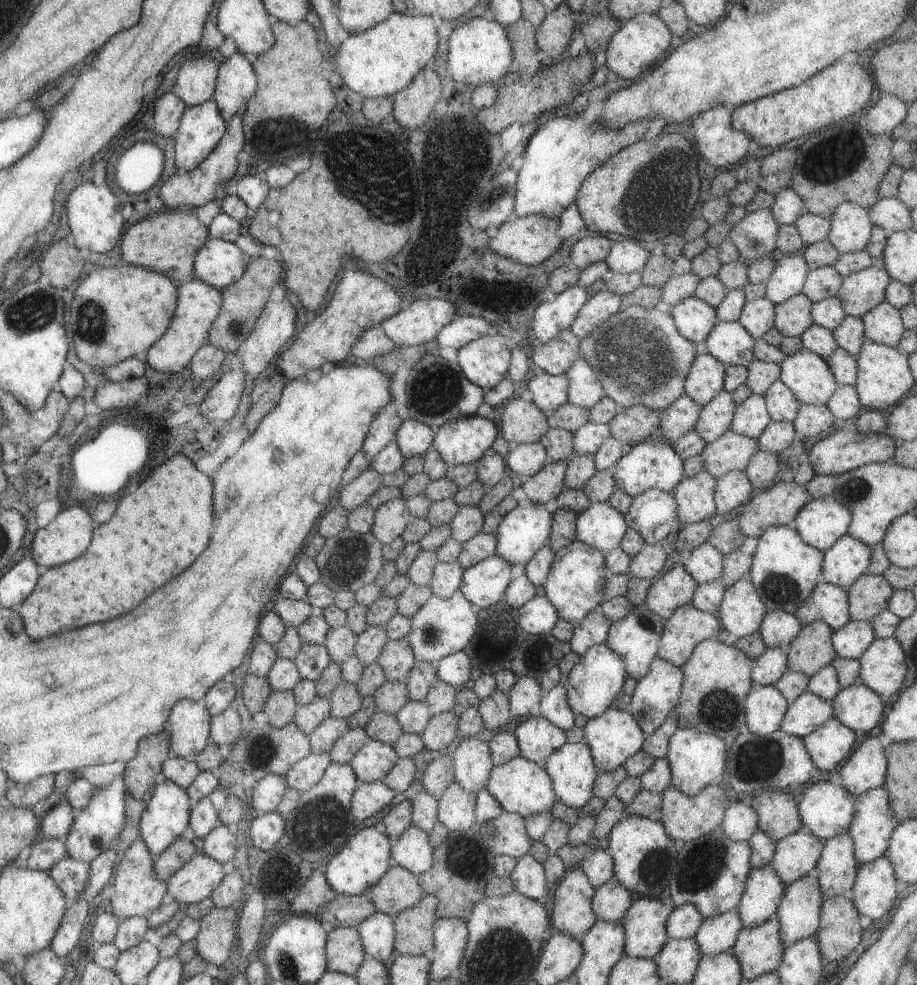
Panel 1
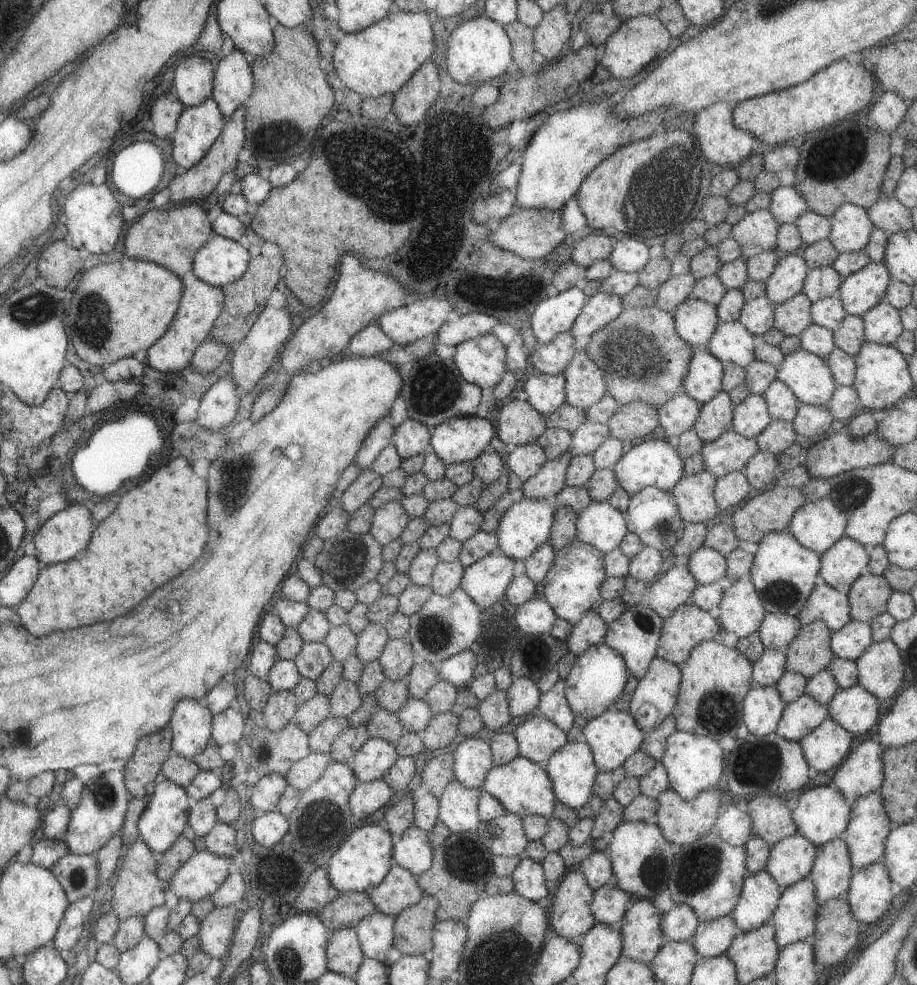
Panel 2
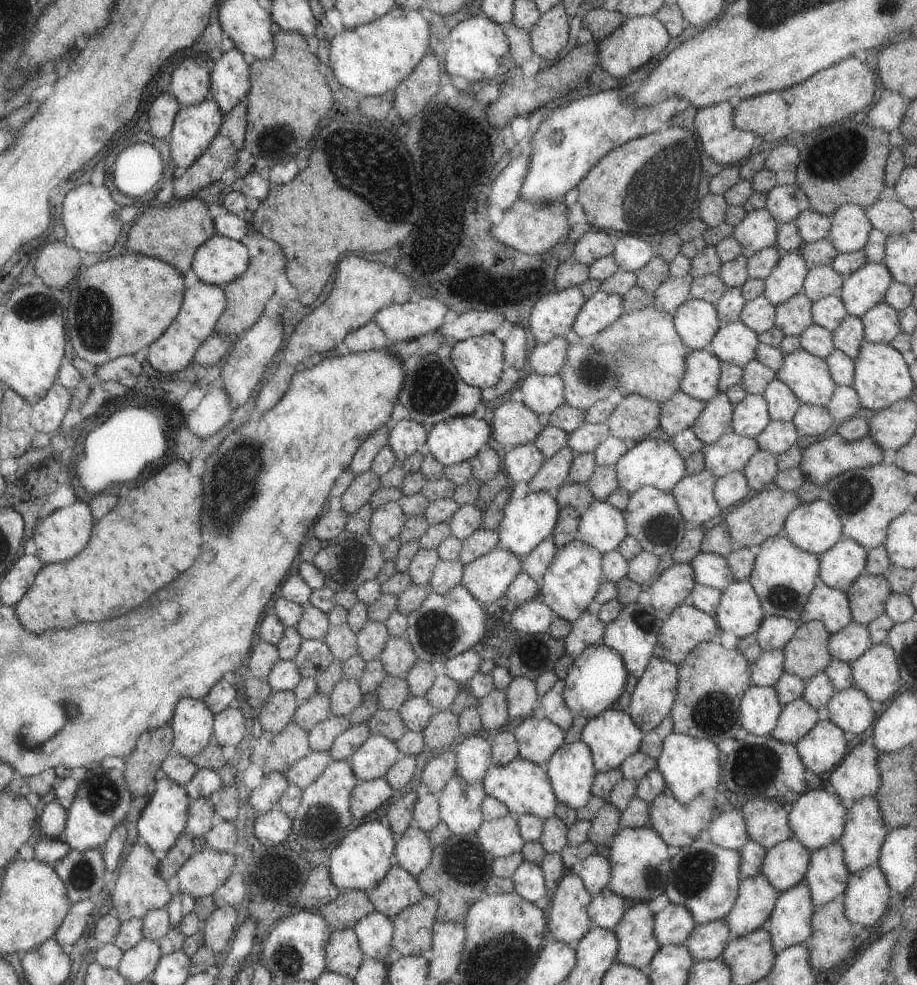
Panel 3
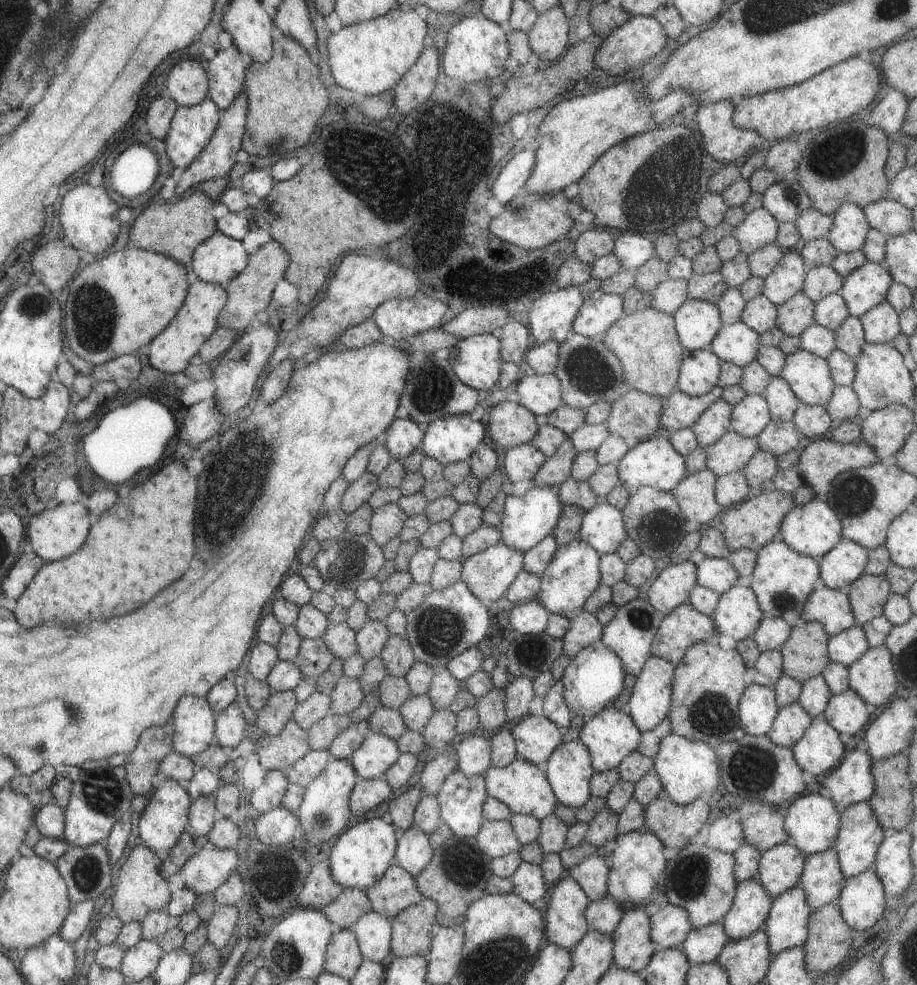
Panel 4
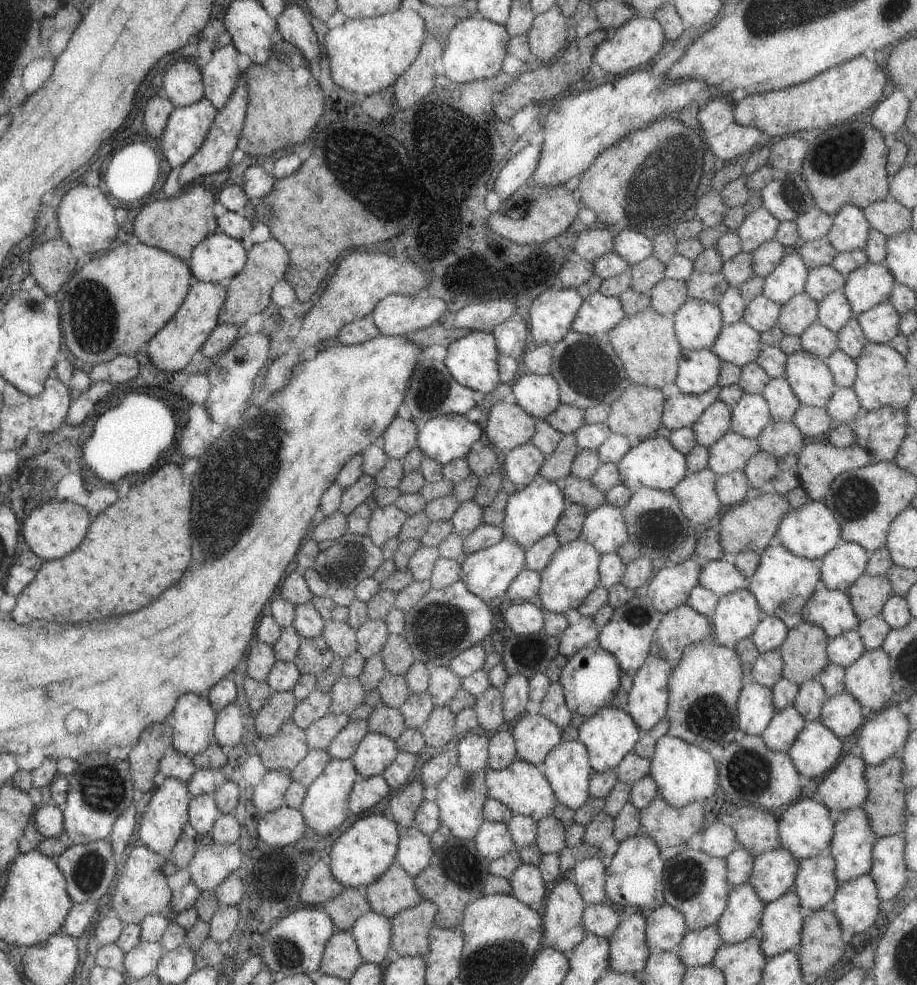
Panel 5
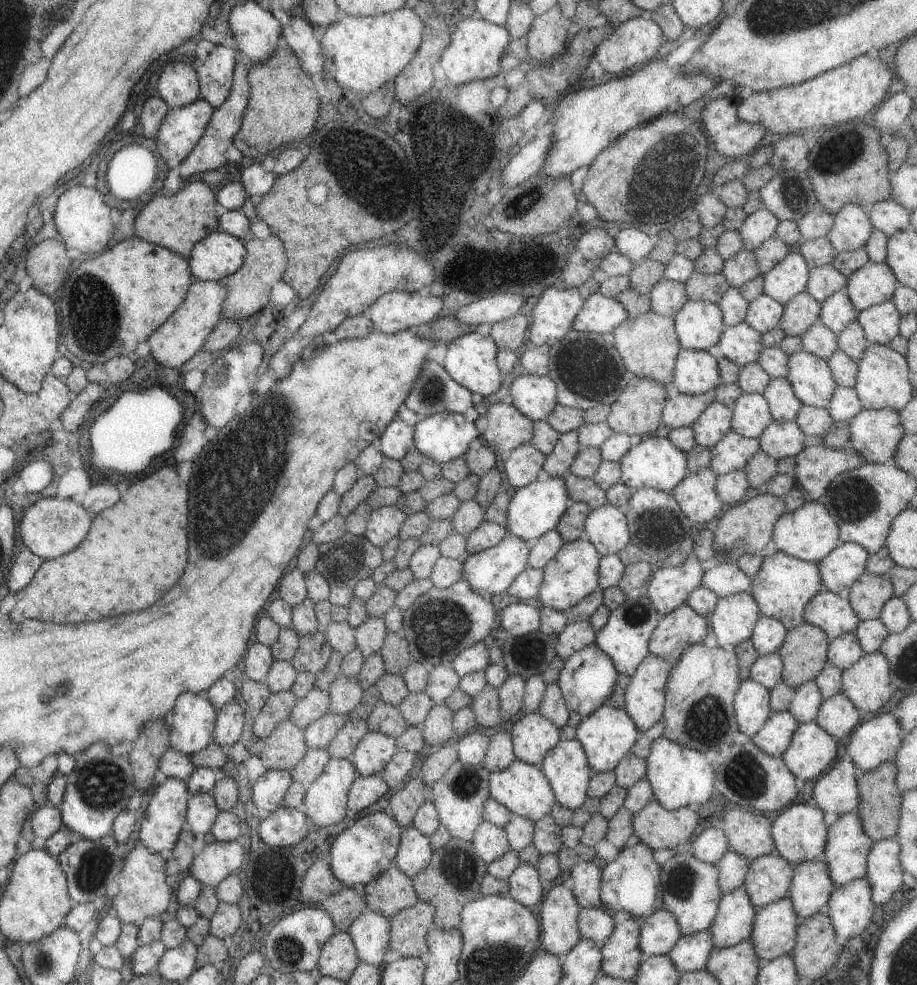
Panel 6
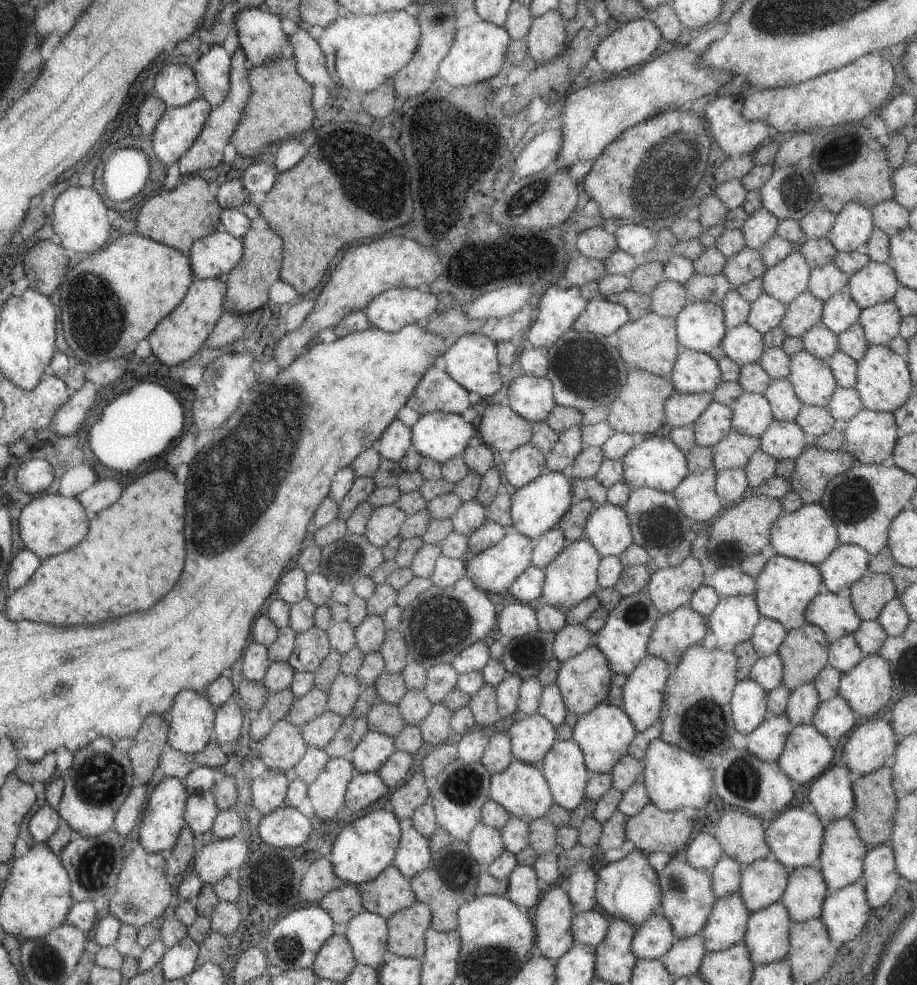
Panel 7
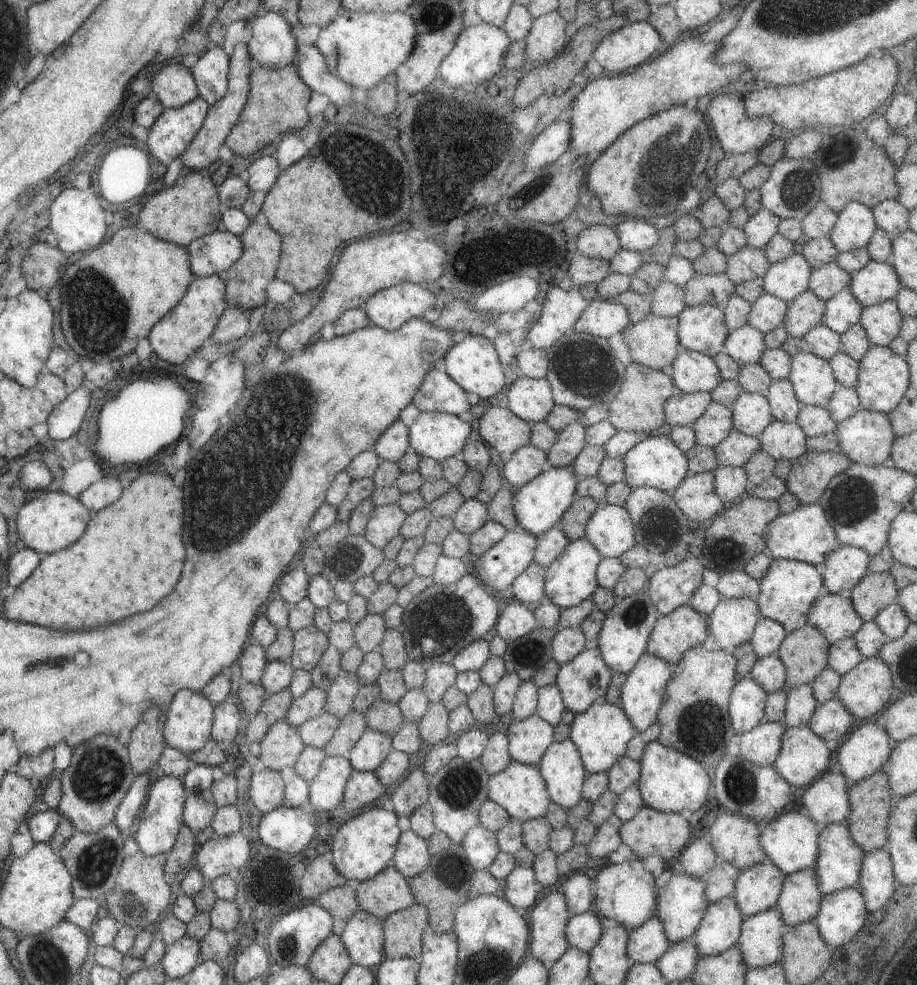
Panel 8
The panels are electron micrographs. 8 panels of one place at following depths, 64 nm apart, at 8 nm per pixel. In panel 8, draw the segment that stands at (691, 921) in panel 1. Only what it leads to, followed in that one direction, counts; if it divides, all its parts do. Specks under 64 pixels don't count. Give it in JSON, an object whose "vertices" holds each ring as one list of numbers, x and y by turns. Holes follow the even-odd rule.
{"vertices":[[653,915,628,932,626,953,632,963,654,963,669,945,663,923]]}

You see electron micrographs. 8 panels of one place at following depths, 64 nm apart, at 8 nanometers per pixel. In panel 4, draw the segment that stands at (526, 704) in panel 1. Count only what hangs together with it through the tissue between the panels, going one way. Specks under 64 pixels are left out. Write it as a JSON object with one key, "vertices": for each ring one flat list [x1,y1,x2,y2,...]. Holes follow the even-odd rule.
{"vertices":[[523,676,512,677,503,689,504,714,509,724,529,714,528,706,532,698,531,681]]}

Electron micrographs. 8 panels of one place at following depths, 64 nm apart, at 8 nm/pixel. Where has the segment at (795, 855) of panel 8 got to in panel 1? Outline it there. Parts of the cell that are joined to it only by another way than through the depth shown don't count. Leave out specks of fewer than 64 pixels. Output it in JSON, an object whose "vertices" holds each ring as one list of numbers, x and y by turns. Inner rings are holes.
{"vertices":[[818,781,802,792,797,805,801,830,809,831,821,840,841,834,847,830,855,812,854,796,843,787,829,781]]}

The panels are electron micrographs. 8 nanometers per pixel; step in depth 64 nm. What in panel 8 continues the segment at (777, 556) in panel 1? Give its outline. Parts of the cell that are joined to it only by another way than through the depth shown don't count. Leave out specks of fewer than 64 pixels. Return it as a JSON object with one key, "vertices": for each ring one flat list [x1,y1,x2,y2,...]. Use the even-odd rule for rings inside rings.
{"vertices":[[772,559,766,573,758,580,758,593,755,601,760,618,778,622,787,634,805,625,809,605,823,592,821,577,820,568,816,565,797,560]]}

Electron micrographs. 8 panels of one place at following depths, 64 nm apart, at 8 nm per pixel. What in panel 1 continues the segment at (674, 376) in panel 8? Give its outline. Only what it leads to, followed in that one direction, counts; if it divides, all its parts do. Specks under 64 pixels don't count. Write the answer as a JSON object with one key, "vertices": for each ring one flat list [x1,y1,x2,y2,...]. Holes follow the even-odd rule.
{"vertices":[[700,350,684,380,684,394,700,407,722,391,726,365]]}

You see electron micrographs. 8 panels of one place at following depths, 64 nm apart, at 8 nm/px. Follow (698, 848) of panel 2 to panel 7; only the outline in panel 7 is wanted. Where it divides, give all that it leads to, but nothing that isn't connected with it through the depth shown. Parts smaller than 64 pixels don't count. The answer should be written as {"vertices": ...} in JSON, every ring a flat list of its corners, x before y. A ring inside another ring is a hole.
{"vertices":[[678,853,665,863,657,876,661,898,654,912,661,913,670,922,672,933,677,940,699,933,717,900,706,869,697,870,689,866,683,856]]}

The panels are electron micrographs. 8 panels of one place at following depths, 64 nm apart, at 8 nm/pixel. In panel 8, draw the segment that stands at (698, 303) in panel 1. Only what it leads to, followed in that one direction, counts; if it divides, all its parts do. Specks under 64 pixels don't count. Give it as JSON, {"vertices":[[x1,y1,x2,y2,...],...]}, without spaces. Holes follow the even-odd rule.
{"vertices":[[705,303,685,307,676,316,676,335,680,349,691,349,713,358,727,333,723,311]]}

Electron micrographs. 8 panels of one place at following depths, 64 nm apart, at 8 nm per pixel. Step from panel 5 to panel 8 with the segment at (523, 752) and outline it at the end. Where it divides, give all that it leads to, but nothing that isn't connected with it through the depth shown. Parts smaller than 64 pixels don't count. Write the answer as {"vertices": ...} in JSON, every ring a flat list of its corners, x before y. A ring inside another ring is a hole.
{"vertices":[[535,713,524,719,513,720,506,731,507,750,513,761,536,765,554,741,553,727]]}

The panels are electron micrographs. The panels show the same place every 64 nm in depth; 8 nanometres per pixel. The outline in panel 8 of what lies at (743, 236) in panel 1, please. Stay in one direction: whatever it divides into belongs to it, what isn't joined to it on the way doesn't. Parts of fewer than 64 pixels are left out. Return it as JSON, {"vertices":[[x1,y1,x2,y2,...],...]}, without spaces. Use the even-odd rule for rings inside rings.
{"vertices":[[761,207,755,214,748,216,747,222,740,228,744,232,746,244,761,249,776,233,780,218]]}

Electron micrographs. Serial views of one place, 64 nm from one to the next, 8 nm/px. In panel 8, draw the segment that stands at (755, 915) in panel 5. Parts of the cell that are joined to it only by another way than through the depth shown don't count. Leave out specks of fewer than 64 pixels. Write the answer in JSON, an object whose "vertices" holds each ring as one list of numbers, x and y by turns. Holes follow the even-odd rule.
{"vertices":[[727,895,708,904,700,923,688,940,697,947,698,956,719,954,736,944,743,919,744,916,739,912,738,906,732,899,732,896]]}

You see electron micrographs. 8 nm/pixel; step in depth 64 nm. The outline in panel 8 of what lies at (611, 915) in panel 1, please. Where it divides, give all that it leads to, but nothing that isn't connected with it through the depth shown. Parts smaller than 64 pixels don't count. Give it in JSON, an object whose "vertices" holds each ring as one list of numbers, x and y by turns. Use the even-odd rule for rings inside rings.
{"vertices":[[592,910,571,915,564,928,568,946,588,953,597,944,606,924]]}

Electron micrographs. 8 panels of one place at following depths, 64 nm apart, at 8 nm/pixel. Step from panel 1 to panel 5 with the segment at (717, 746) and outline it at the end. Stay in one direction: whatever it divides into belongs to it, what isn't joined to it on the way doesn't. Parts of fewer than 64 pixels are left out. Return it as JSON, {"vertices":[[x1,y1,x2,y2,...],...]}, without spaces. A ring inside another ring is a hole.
{"vertices":[[667,735,655,742,653,753,649,756,648,776,655,782,659,798,673,808,705,800,717,790,717,771,712,756,693,742,687,744]]}

